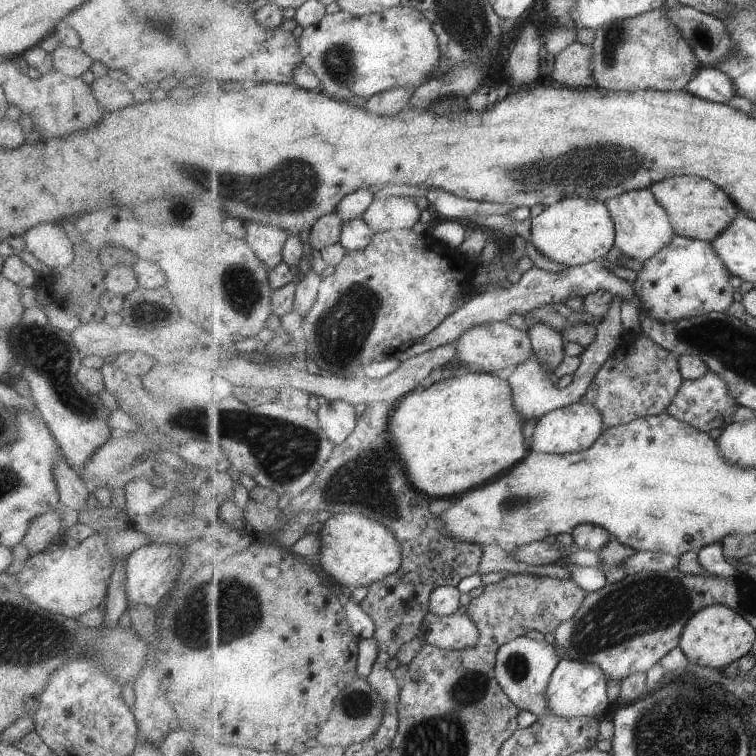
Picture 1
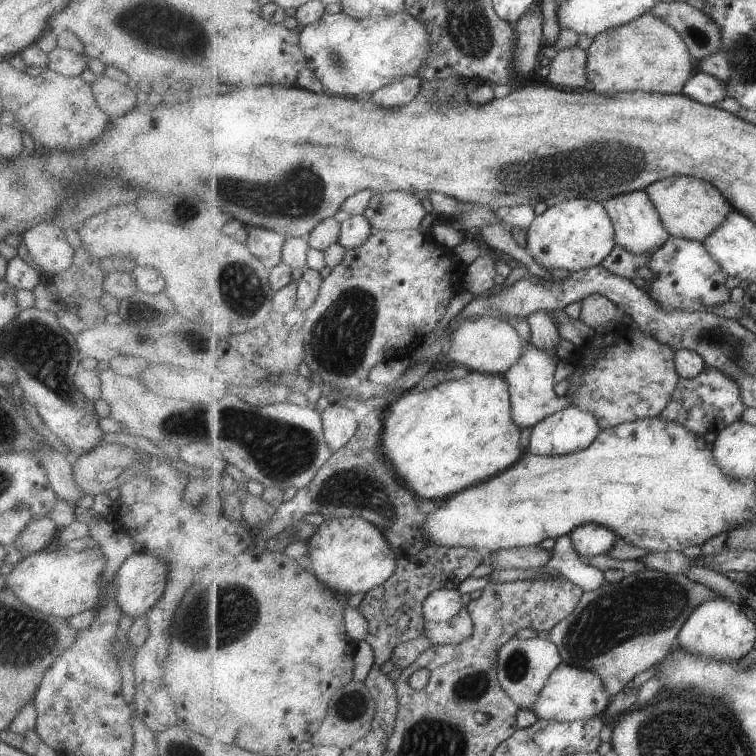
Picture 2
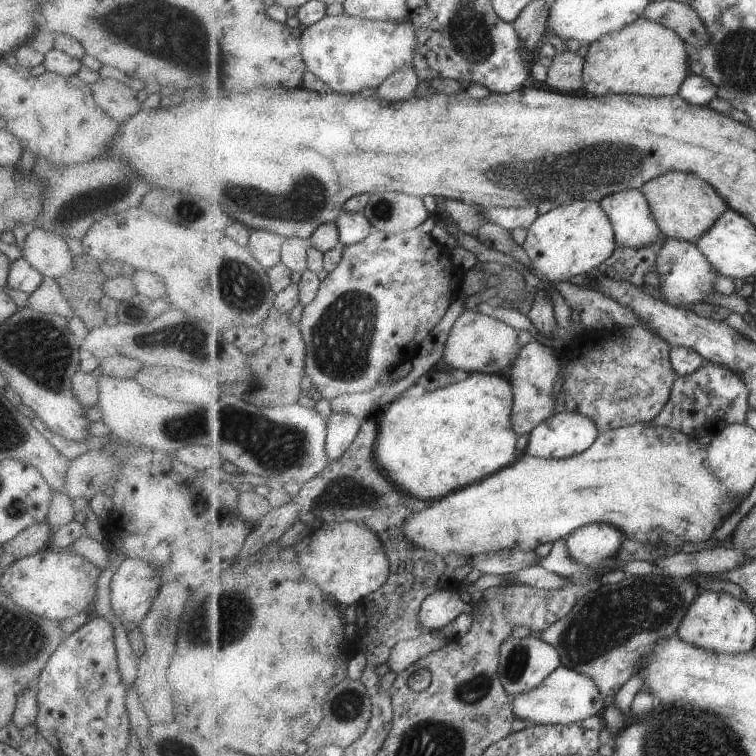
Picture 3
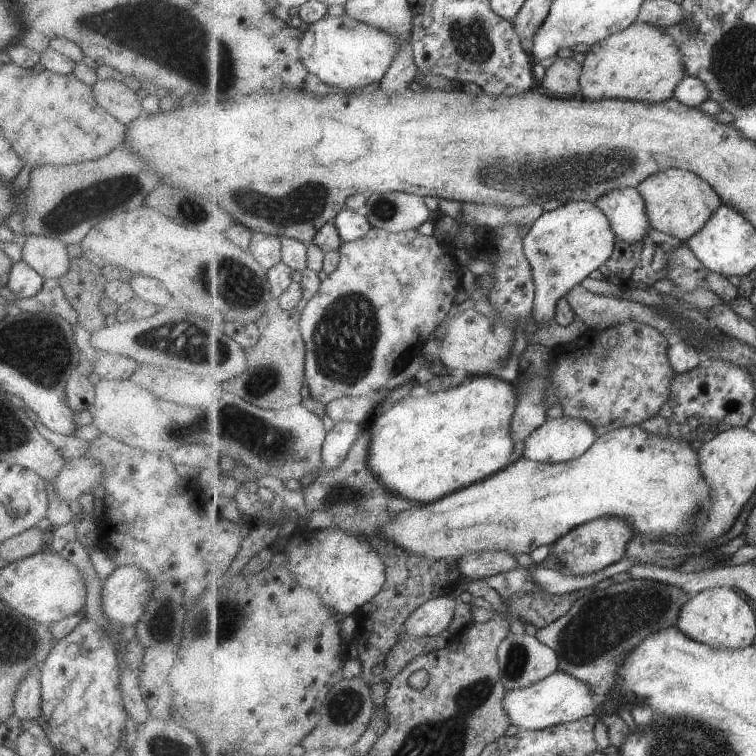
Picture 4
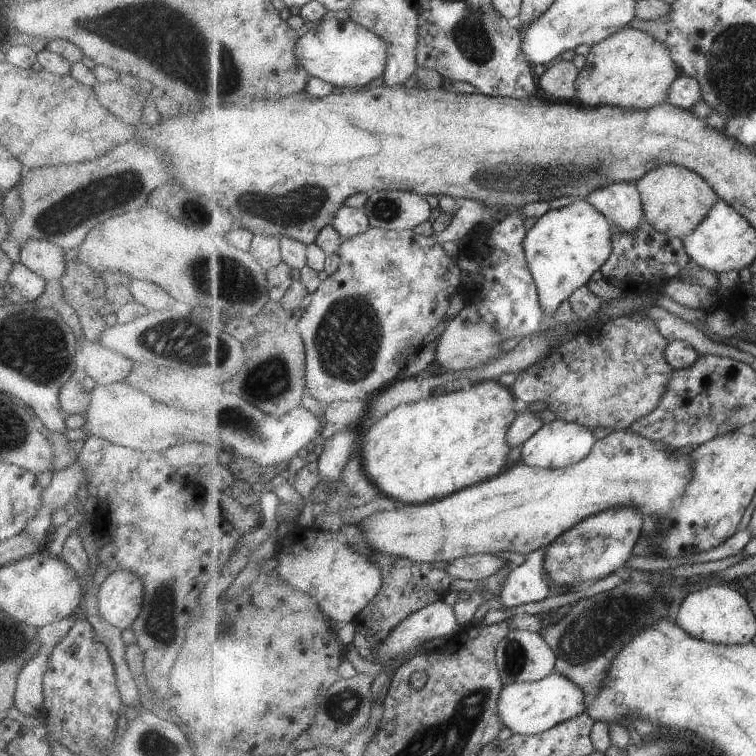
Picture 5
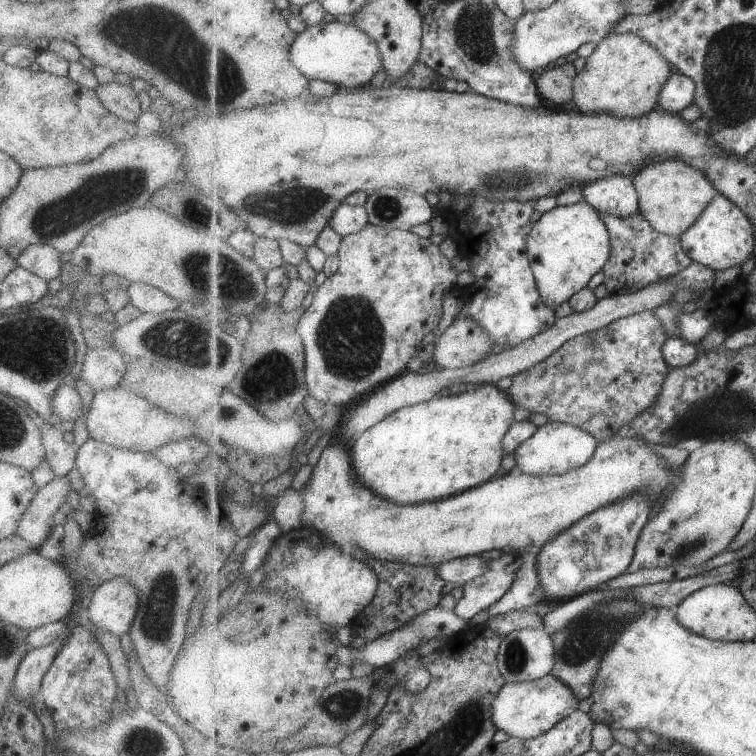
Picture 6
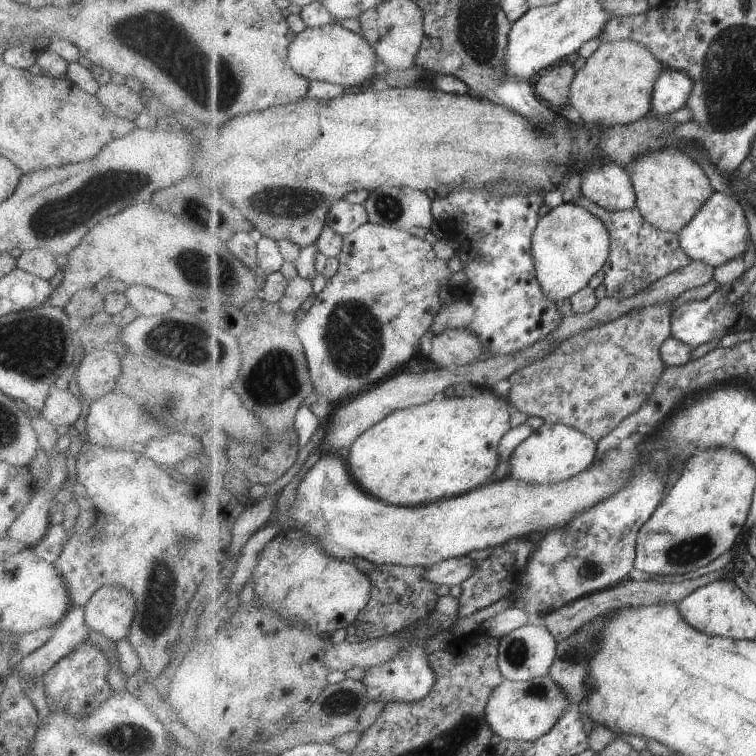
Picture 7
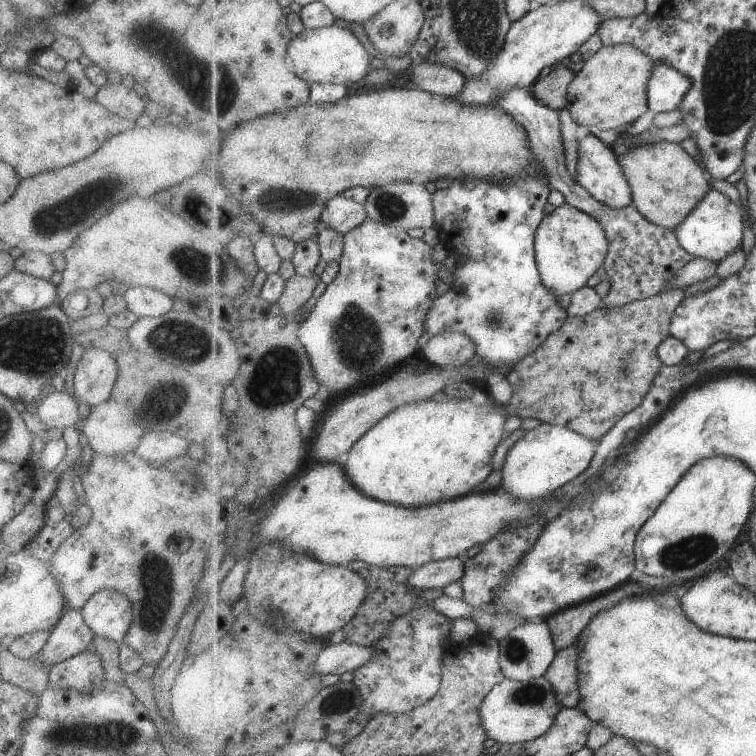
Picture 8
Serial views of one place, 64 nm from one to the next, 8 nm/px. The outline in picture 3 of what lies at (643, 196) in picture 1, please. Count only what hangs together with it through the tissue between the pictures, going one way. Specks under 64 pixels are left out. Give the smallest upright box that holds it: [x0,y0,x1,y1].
[600,190,663,250]

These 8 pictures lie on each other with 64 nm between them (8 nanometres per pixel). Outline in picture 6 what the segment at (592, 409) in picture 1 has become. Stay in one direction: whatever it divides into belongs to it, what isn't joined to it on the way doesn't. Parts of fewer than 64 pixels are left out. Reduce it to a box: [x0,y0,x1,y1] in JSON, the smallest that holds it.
[516,422,600,474]

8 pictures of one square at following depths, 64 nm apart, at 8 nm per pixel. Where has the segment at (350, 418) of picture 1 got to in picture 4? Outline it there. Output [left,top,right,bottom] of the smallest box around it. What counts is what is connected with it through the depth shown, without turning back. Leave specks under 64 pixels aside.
[322,422,364,470]

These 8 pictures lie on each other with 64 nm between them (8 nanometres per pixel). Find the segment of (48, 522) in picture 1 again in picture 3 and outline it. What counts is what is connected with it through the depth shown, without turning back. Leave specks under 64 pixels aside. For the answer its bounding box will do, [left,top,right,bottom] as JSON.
[3,522,53,559]

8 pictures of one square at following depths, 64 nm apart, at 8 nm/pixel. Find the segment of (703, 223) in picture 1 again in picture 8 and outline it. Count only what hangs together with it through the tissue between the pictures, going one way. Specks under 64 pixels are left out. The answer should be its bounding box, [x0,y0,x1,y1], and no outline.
[618,143,711,229]

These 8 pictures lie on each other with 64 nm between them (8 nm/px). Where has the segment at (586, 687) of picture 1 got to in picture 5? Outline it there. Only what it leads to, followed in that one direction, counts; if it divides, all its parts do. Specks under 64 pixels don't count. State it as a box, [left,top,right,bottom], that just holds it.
[496,673,589,736]

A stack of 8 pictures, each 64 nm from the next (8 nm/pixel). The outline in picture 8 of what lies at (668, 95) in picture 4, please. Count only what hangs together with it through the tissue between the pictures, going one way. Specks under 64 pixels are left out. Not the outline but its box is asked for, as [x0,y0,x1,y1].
[566,45,657,132]

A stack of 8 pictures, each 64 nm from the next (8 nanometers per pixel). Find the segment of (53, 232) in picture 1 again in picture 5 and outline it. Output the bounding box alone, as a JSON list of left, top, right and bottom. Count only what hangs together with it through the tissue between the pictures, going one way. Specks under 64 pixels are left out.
[19,240,64,282]

